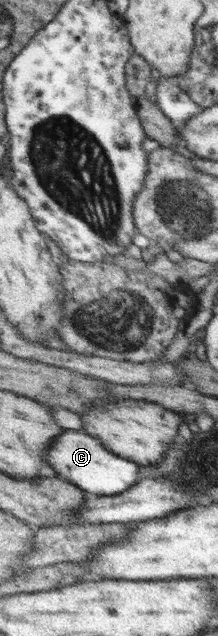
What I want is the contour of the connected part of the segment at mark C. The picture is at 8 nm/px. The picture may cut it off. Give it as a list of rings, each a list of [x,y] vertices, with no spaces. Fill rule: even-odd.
[[[64,430],[64,432],[56,437],[57,445],[53,445],[48,449],[49,463],[52,468],[58,473],[58,477],[68,482],[73,482],[81,489],[85,490],[89,495],[97,496],[115,496],[120,493],[127,492],[133,484],[136,484],[143,477],[151,475],[150,466],[145,466],[135,463],[132,459],[121,457],[120,454],[113,453],[107,446],[103,445],[100,438],[93,437],[81,430]]]

